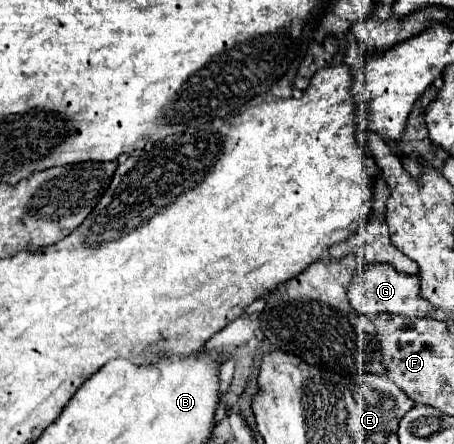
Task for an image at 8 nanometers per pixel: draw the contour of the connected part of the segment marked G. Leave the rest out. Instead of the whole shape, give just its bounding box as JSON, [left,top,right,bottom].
[348,260,432,320]

